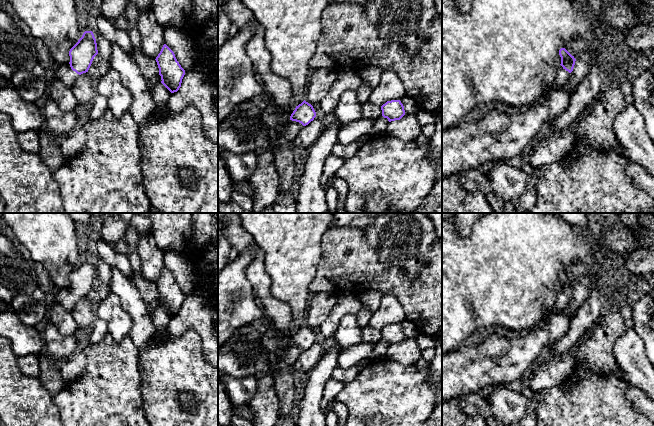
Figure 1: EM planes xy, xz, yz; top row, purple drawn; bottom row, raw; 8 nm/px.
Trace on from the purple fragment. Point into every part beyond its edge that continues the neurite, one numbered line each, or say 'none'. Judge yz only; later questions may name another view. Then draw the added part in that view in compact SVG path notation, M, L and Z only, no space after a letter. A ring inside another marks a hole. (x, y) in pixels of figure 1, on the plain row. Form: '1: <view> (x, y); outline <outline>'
1: yz (561, 301); outline M560 289L556 294L556 299L553 306L550 309L550 313L561 313L568 305L569 300L570 297Z

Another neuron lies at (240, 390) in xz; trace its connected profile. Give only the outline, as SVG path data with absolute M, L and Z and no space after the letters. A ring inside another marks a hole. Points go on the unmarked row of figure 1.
M225 374L219 381L224 384L229 400L234 406L247 405L258 386L255 376L236 378Z

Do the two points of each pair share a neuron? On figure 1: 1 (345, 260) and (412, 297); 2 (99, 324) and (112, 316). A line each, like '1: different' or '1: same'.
1: same
2: different

